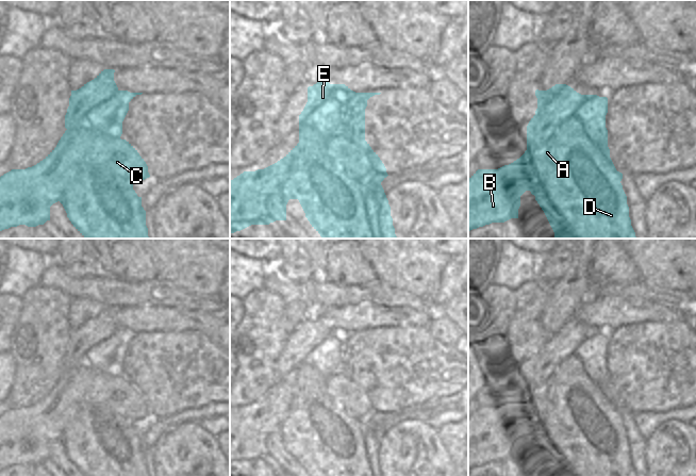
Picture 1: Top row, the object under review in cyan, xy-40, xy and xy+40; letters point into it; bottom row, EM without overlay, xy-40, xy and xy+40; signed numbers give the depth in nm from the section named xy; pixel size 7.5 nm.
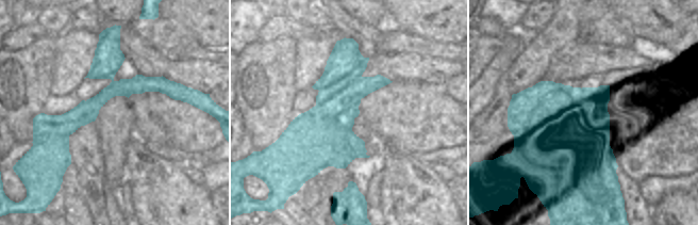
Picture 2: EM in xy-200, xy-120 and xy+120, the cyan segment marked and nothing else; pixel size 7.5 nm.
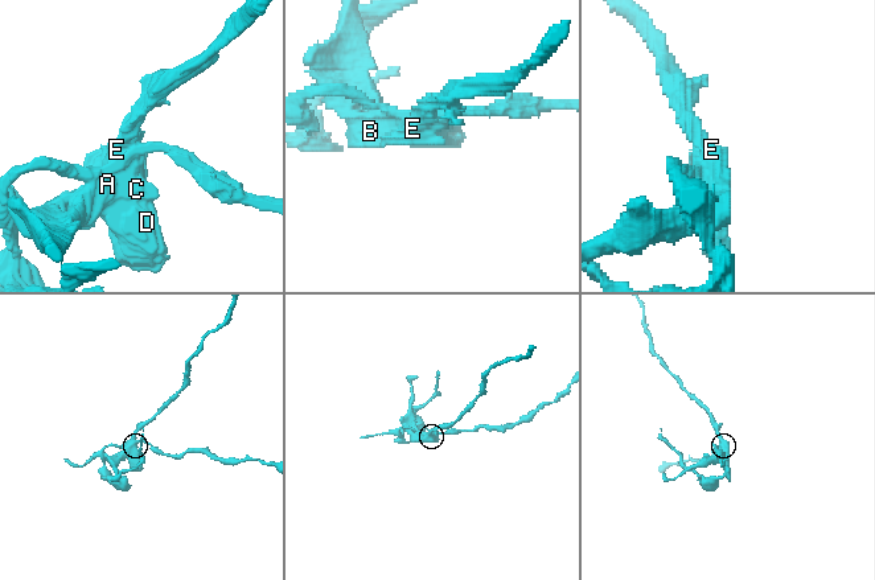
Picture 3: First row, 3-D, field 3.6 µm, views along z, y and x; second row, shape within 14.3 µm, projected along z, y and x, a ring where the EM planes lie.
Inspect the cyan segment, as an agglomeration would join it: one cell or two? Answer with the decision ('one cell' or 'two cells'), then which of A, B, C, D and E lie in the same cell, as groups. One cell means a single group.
two cells; groups A B C D / E

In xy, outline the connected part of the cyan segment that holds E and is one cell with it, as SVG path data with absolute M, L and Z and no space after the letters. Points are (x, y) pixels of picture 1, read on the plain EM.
M327 317L309 325L308 341L299 354L299 372L324 359L330 350L355 332L345 323L330 323Z

